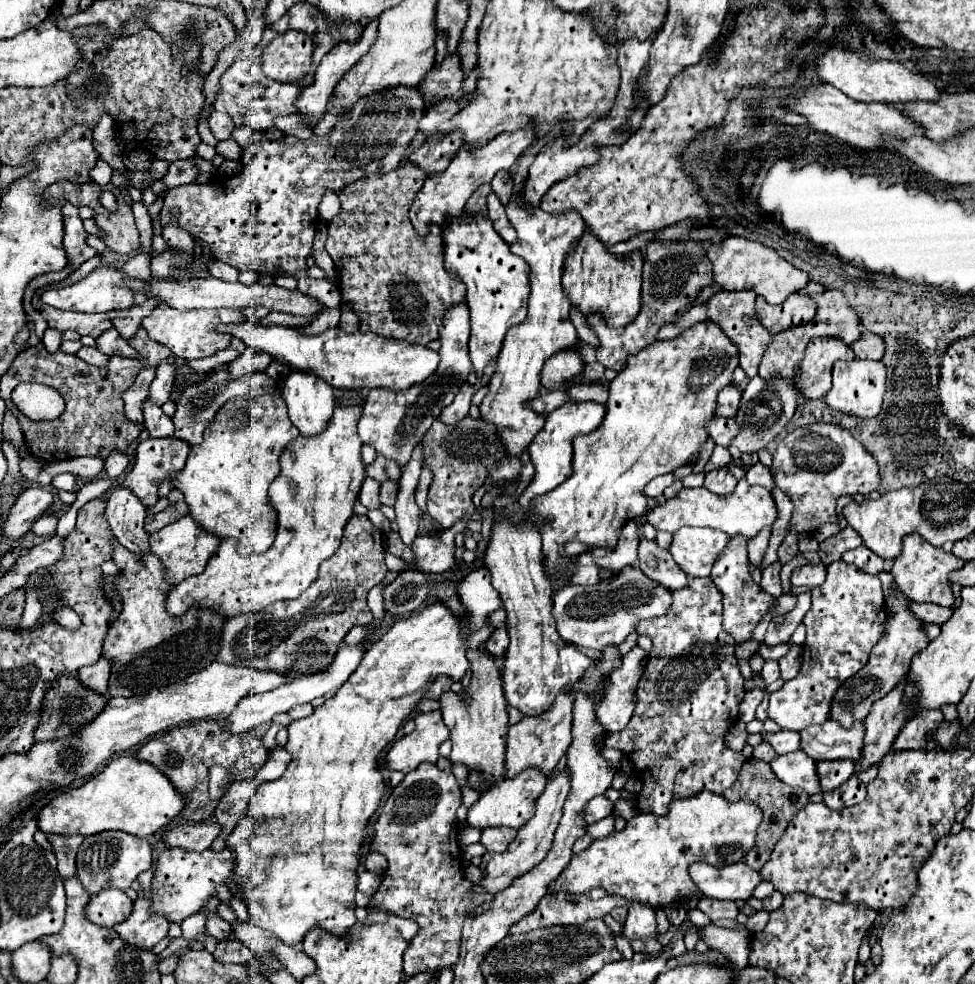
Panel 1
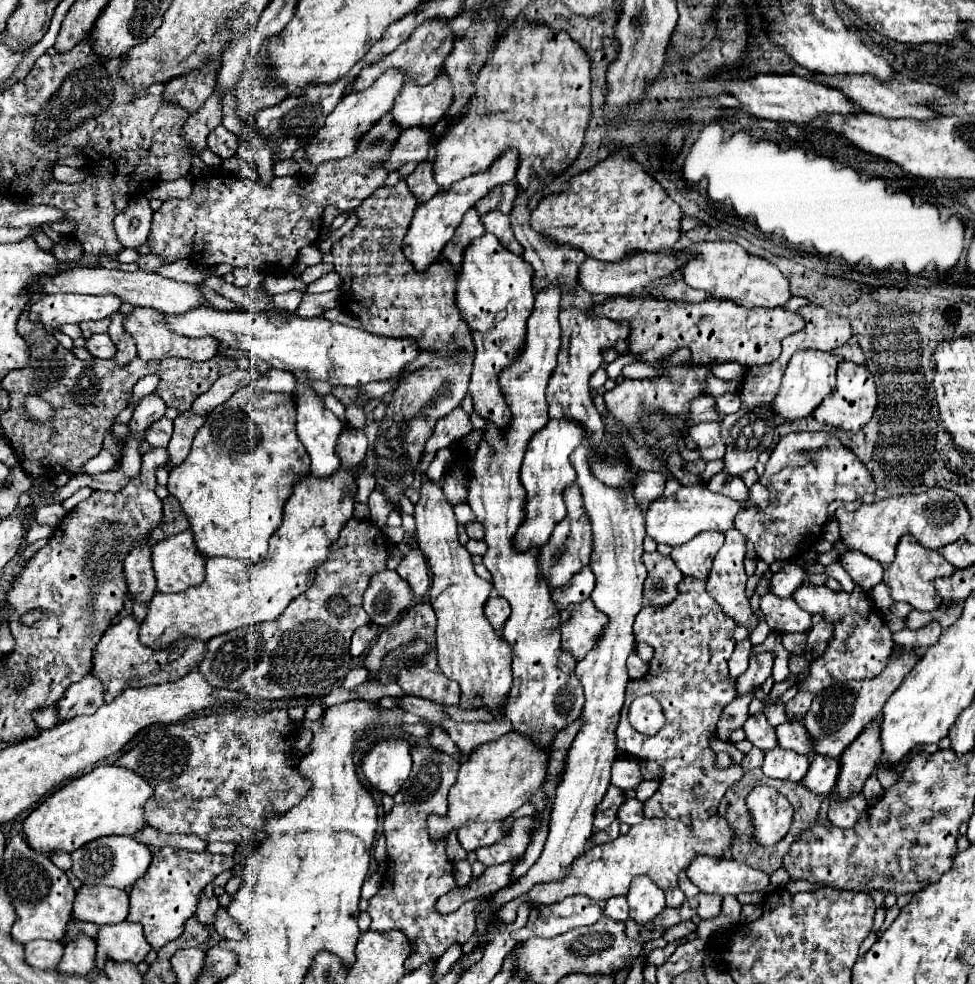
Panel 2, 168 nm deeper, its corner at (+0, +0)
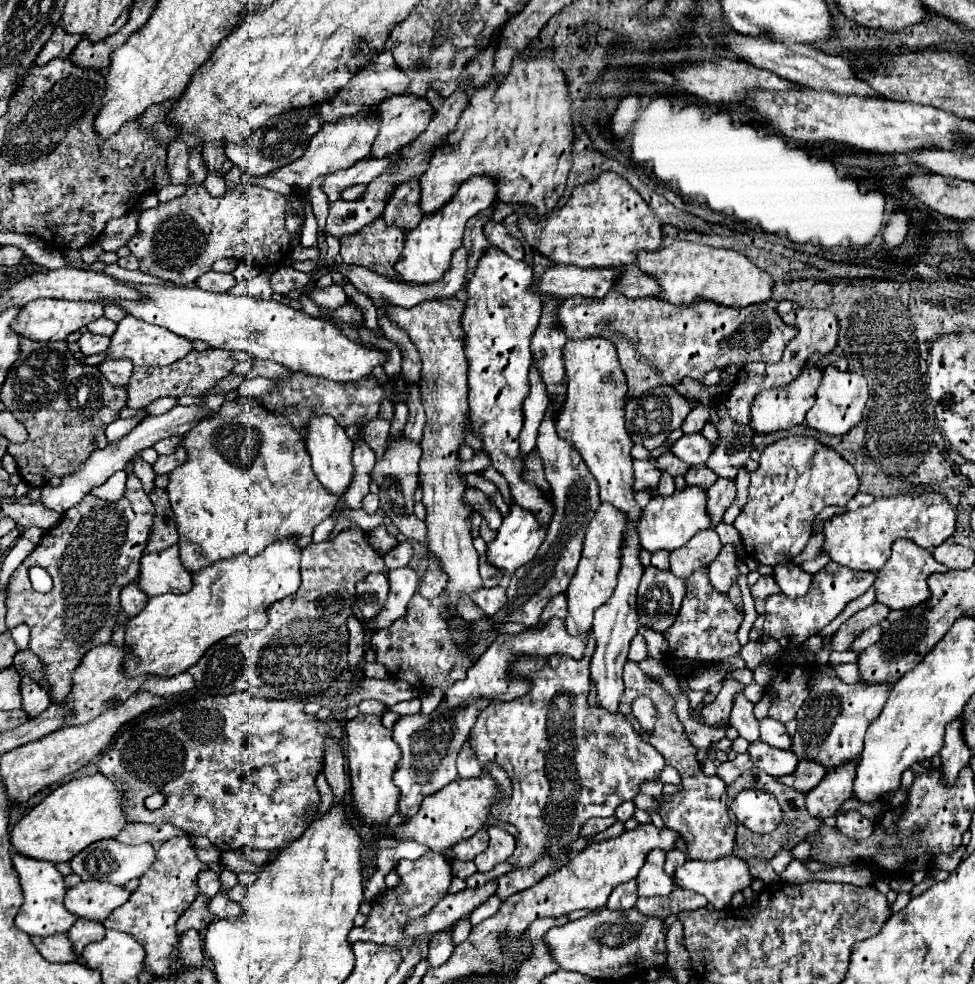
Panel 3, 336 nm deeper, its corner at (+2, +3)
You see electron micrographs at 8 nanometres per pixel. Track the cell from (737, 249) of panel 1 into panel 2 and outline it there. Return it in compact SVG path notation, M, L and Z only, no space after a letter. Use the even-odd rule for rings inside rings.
M692 243L674 255L688 255L680 275L692 289L706 291L712 299L728 299L742 307L782 307L790 299L788 279L766 259L748 255L738 243Z

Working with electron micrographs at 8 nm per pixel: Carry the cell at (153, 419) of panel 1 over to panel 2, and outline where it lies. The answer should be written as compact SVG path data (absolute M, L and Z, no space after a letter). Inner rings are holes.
M162 417L160 421L152 423L152 427L148 429L146 433L146 441L152 445L152 447L166 447L170 437L172 437L172 431L174 431L174 425L168 417Z

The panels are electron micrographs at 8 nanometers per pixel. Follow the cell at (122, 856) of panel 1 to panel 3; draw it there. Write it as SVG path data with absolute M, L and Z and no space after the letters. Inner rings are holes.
M110 838L110 840L98 840L98 842L90 844L88 848L84 848L82 852L78 852L70 860L70 866L72 866L72 872L76 872L82 880L104 880L104 882L112 882L116 886L124 886L130 880L142 878L152 862L154 862L152 844L126 846L126 844L120 844L118 840Z

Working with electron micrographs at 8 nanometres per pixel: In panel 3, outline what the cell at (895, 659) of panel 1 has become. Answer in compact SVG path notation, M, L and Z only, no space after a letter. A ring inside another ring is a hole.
M818 666L808 684L810 696L796 714L798 730L792 738L792 750L800 760L816 760L826 768L856 760L862 754L862 742L868 726L878 718L888 700L890 682L846 684L830 666Z

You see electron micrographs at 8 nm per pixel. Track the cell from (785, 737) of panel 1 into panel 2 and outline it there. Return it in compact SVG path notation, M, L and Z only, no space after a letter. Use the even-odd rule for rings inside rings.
M756 713L756 715L750 715L746 719L746 723L742 725L744 733L746 733L746 739L758 747L758 749L772 749L776 747L776 733L774 733L774 727L766 721L764 713Z

